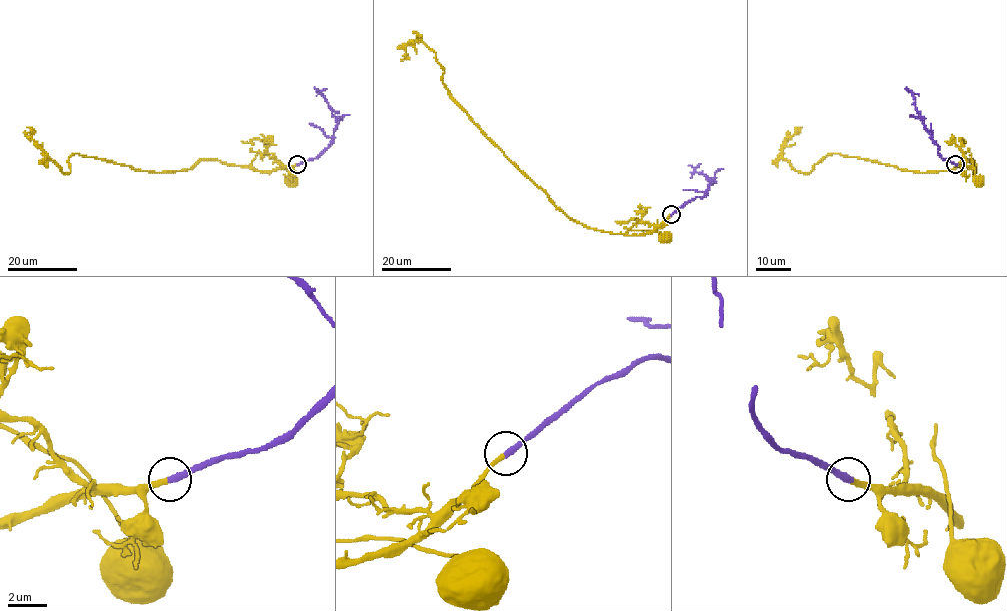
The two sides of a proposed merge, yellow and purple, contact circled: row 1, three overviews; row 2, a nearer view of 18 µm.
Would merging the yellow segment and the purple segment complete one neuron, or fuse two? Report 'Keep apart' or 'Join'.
Join

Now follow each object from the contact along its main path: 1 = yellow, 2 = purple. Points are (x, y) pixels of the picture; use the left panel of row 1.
1: (296, 164), (255, 171), (200, 160), (182, 170), (148, 172), (73, 154), (64, 173), (27, 127)
2: (297, 164), (317, 157), (329, 146), (337, 125), (324, 96), (314, 86)

